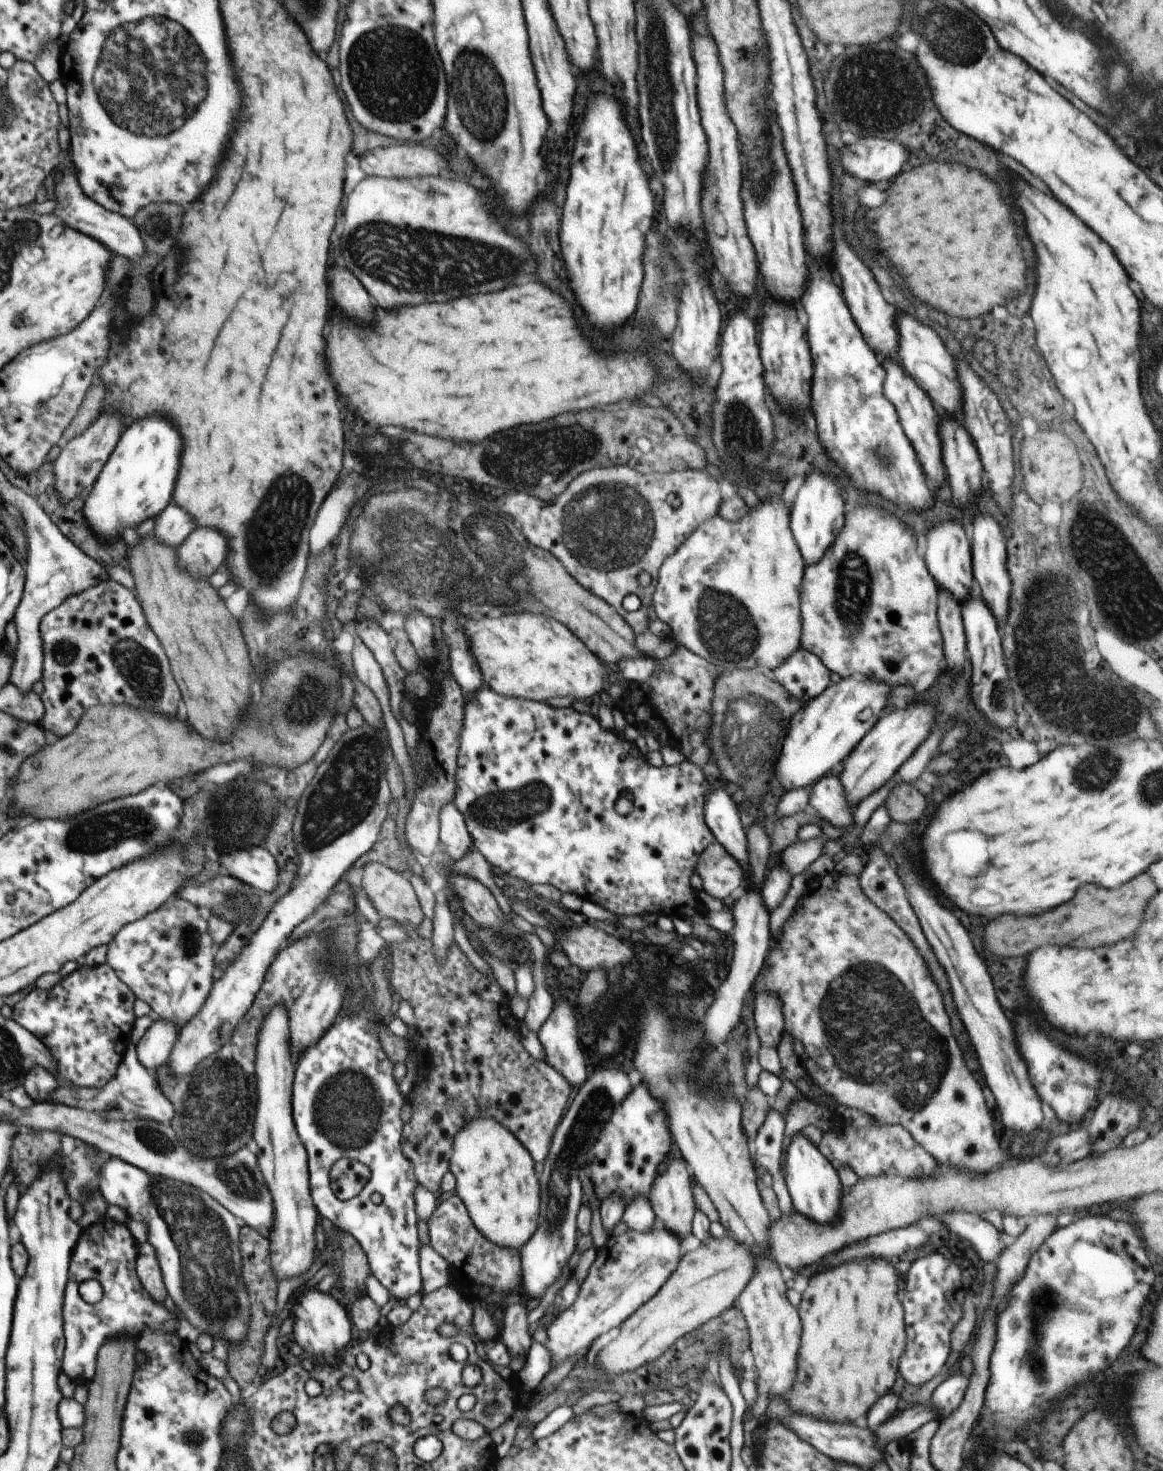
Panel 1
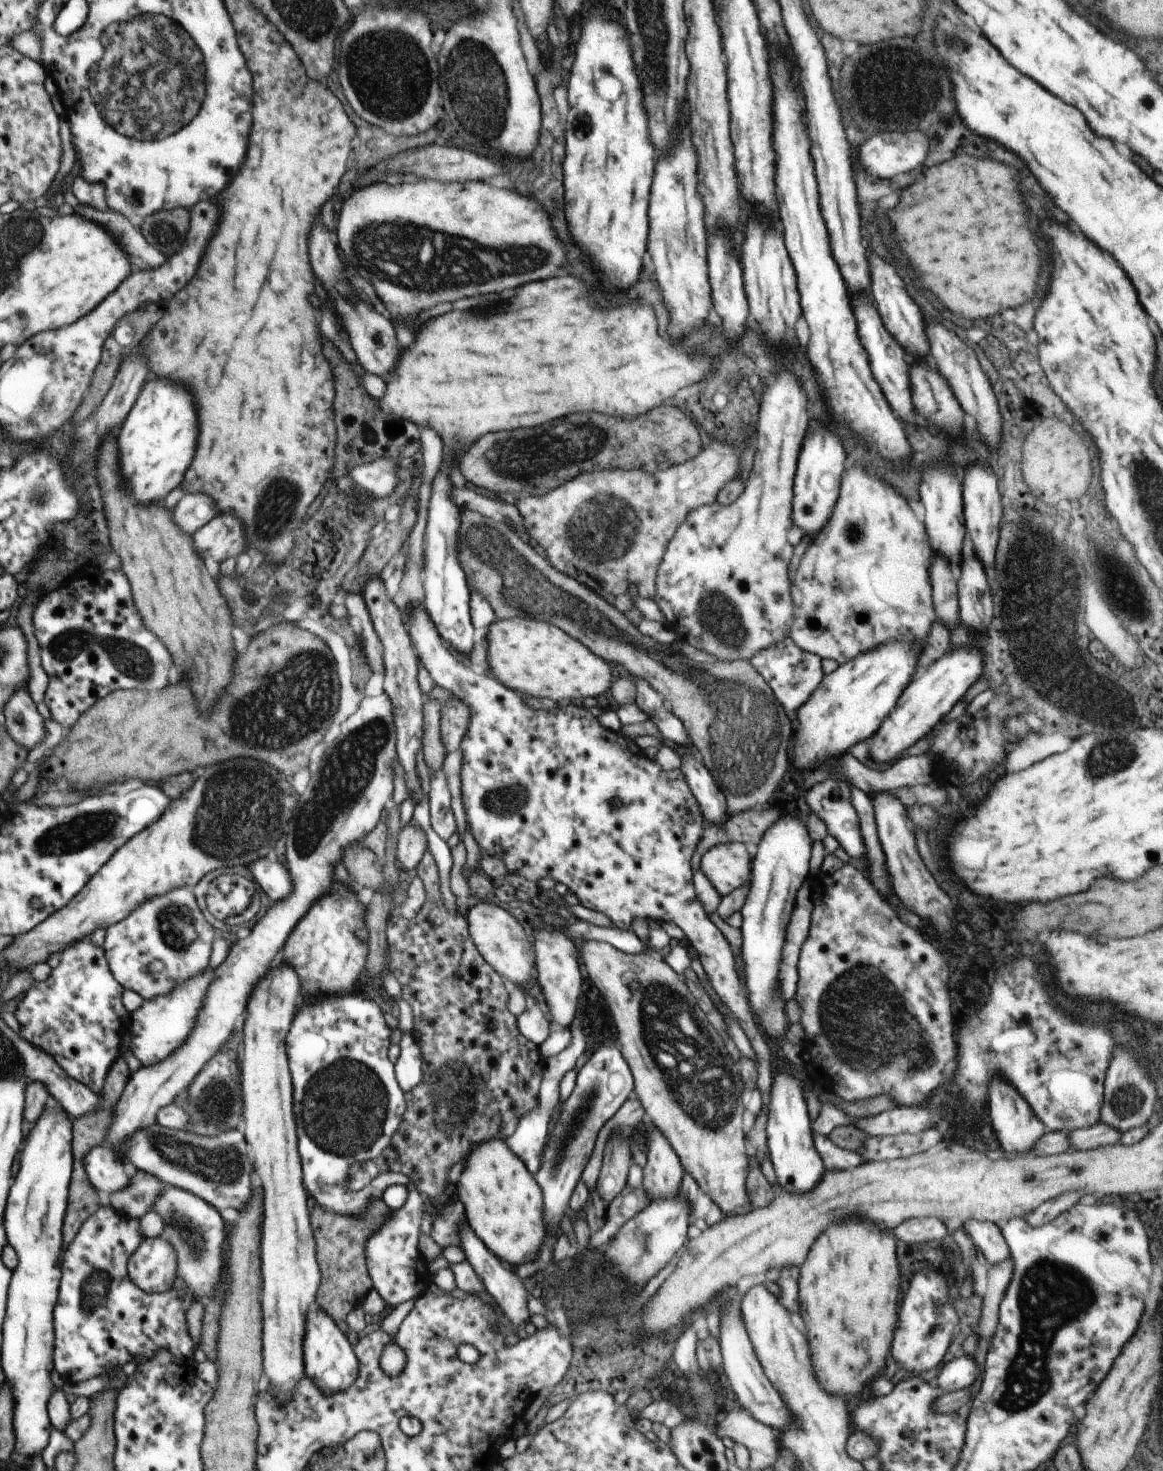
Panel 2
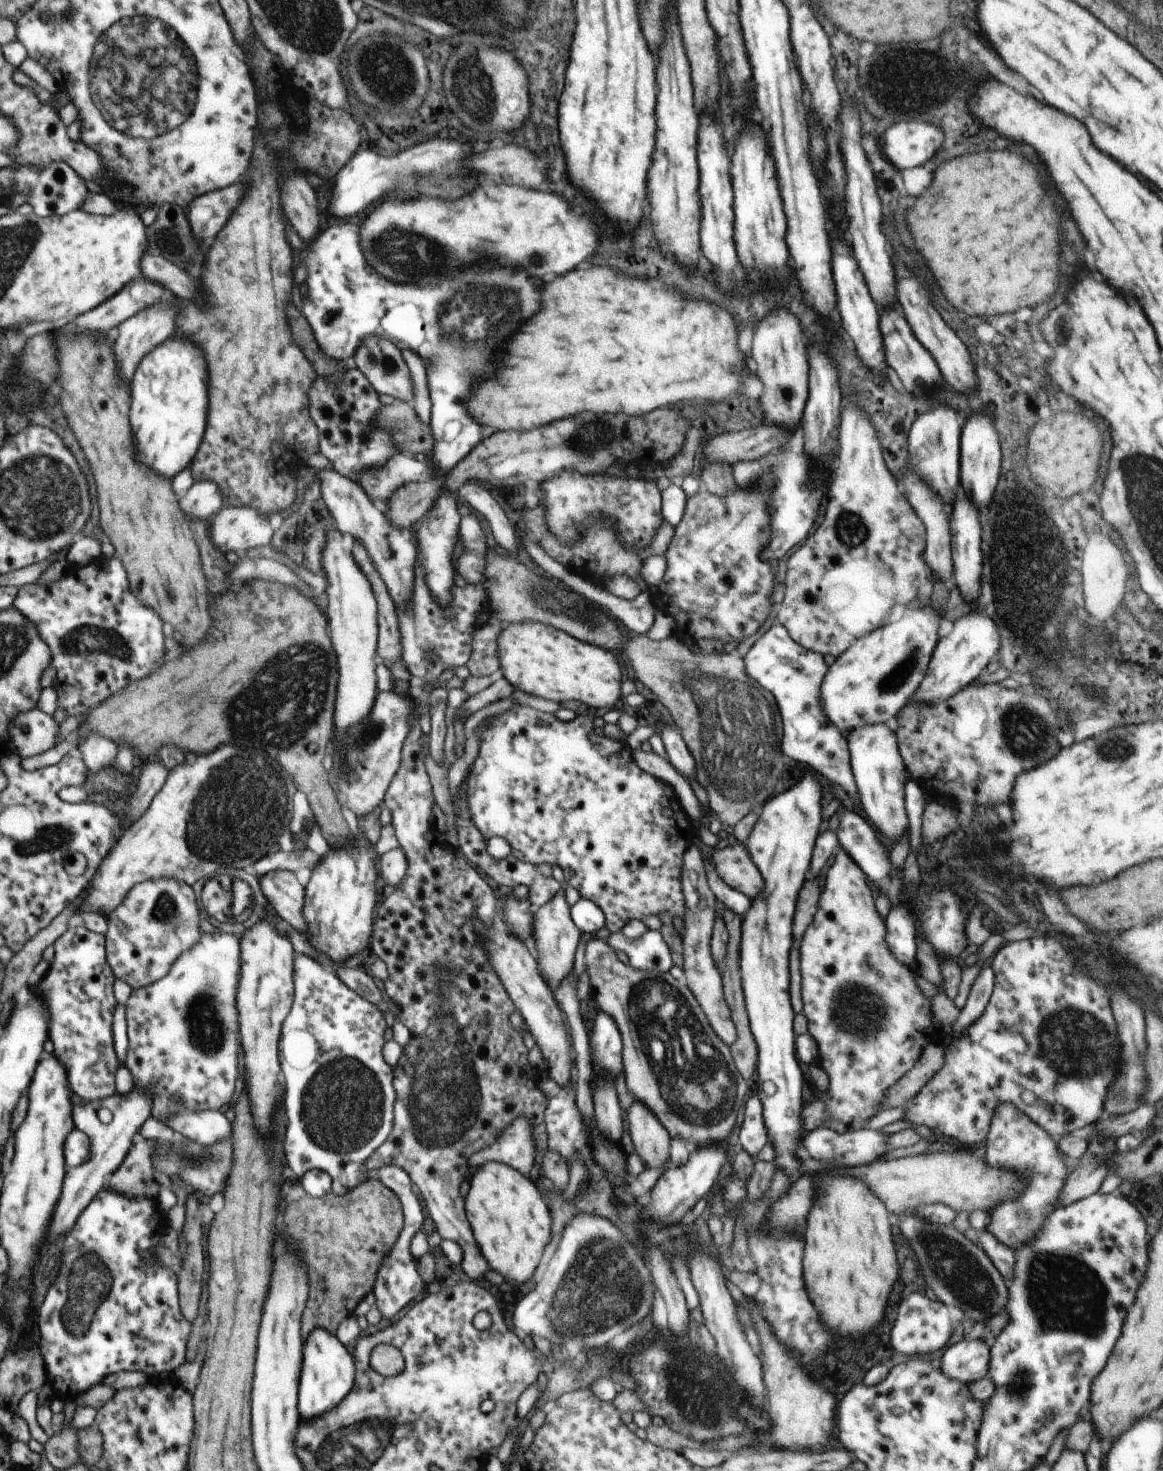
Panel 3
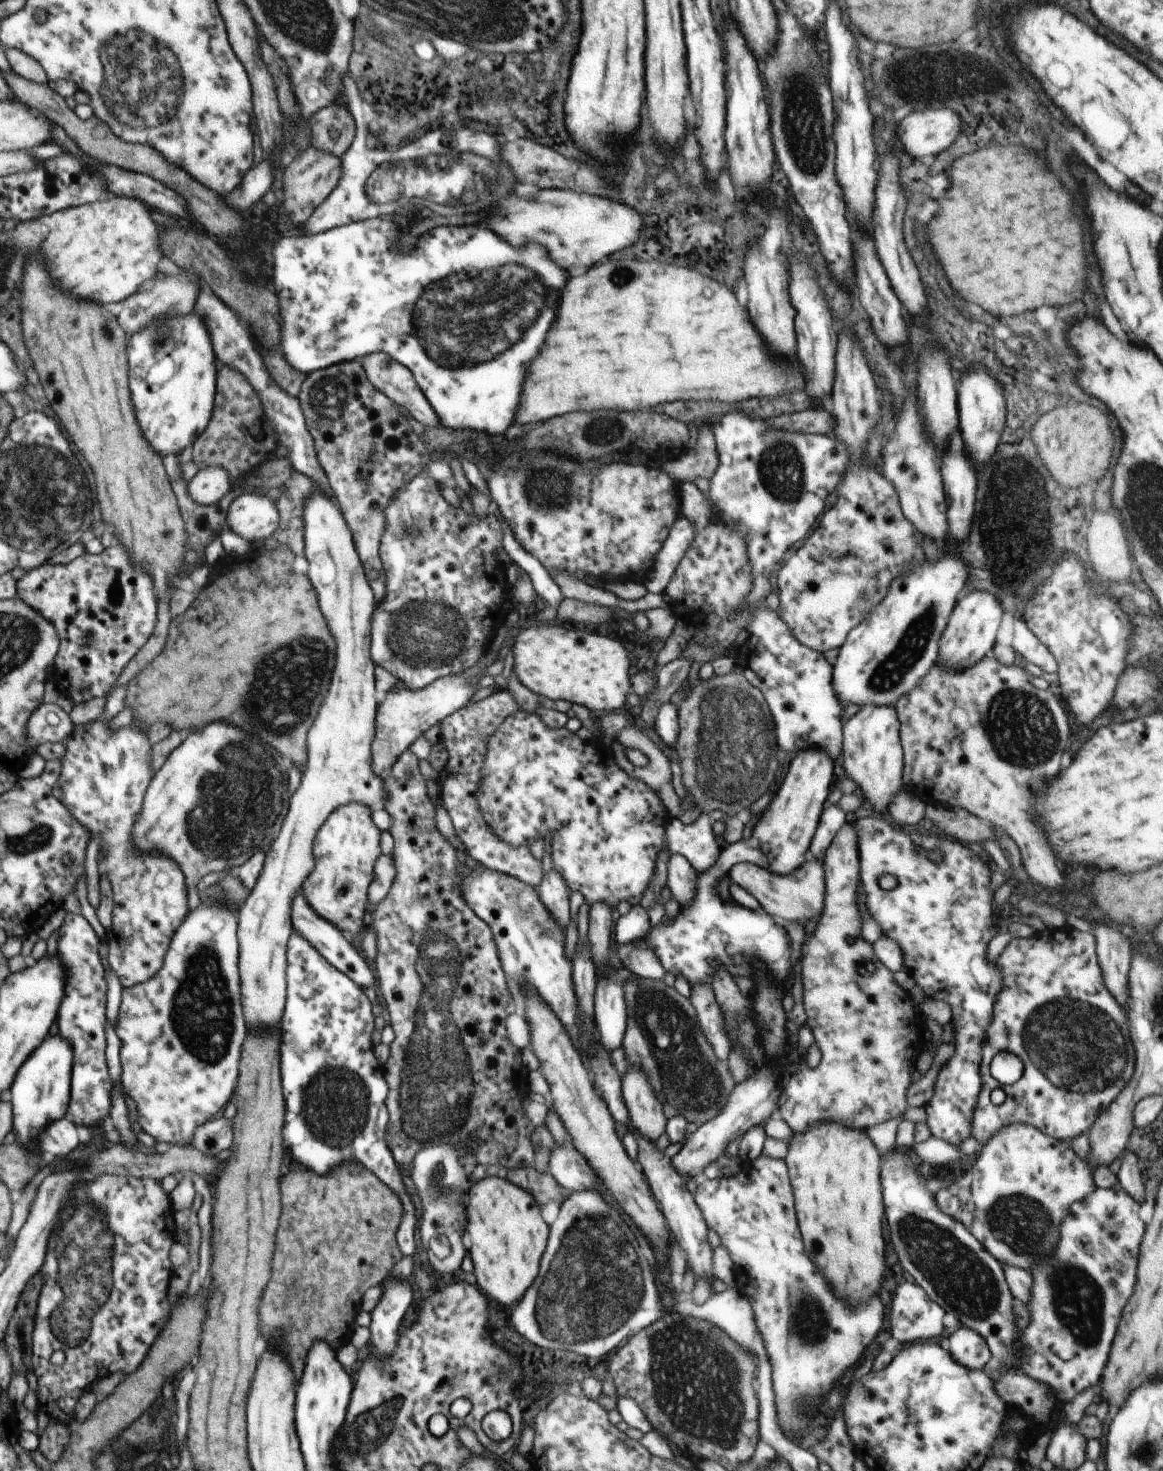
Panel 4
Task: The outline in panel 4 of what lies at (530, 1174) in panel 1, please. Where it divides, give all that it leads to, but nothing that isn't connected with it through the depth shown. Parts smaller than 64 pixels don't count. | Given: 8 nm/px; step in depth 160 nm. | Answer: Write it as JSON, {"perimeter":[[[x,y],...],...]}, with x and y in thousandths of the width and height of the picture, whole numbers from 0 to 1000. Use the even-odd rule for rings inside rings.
{"perimeter":[[[420,799],[405,805],[400,819],[400,838],[409,872],[416,880],[430,886],[447,884],[463,866],[472,832],[464,825],[458,812],[437,801]]]}

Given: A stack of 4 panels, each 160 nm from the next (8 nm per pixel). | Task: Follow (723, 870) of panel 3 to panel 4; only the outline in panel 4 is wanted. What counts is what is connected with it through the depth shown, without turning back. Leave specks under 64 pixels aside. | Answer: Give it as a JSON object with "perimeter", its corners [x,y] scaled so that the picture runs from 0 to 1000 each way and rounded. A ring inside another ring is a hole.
{"perimeter":[[[695,583],[693,586],[678,595],[668,595],[648,587],[635,586],[627,592],[629,600],[637,602],[641,606],[648,608],[658,620],[669,623],[669,626],[674,627],[688,626],[693,628],[696,624],[705,623],[709,610],[709,591],[707,586]]]}

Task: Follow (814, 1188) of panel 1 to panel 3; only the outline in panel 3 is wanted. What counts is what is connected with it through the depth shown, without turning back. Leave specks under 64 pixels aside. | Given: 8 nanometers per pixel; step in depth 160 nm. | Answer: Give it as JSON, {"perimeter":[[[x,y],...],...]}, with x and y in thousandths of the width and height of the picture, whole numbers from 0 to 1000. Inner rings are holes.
{"perimeter":[[[695,526],[690,529],[683,536],[666,540],[653,550],[653,557],[650,558],[643,571],[640,573],[646,584],[654,593],[657,601],[650,610],[646,611],[643,620],[639,623],[637,628],[636,653],[641,685],[644,692],[646,702],[647,703],[651,714],[652,722],[649,731],[651,744],[656,751],[656,757],[661,776],[666,782],[666,791],[679,802],[684,801],[690,795],[690,789],[684,784],[692,771],[692,765],[689,761],[690,755],[690,742],[691,742],[691,733],[686,724],[684,714],[683,700],[681,698],[684,688],[680,683],[678,675],[678,647],[682,641],[682,624],[687,605],[695,597],[700,574],[707,562],[707,538],[703,532]]]}

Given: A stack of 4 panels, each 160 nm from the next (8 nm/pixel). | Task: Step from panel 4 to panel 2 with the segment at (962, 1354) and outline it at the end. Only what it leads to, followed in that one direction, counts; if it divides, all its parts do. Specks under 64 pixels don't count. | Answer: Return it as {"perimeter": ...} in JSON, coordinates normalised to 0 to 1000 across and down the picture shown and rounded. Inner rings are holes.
{"perimeter":[[[828,921],[810,929],[807,936],[809,947],[825,946],[835,942],[842,935],[842,929],[836,922]]]}

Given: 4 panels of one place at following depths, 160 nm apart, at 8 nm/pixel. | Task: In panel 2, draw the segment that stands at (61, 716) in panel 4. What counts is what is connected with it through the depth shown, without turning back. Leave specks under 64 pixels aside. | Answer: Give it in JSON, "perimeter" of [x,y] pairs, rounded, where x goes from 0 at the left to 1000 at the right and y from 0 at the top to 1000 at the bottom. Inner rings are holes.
{"perimeter":[[[24,468],[15,469],[2,483],[6,497],[14,504],[27,510],[37,504],[38,489],[33,484],[32,478],[25,473]]]}

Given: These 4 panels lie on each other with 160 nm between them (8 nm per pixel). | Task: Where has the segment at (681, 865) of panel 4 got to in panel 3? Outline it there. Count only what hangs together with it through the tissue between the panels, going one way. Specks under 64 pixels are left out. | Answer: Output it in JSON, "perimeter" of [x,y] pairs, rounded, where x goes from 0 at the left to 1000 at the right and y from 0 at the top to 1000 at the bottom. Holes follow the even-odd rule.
{"perimeter":[[[598,572],[592,575],[588,580],[586,591],[586,603],[589,609],[590,620],[586,624],[589,628],[587,639],[589,666],[592,672],[596,674],[603,686],[605,687],[613,701],[627,712],[635,706],[633,697],[629,691],[629,687],[624,680],[623,680],[622,666],[620,666],[620,659],[615,655],[611,648],[611,635],[616,623],[616,608],[612,606],[608,599],[608,593],[604,587],[603,574]]]}

